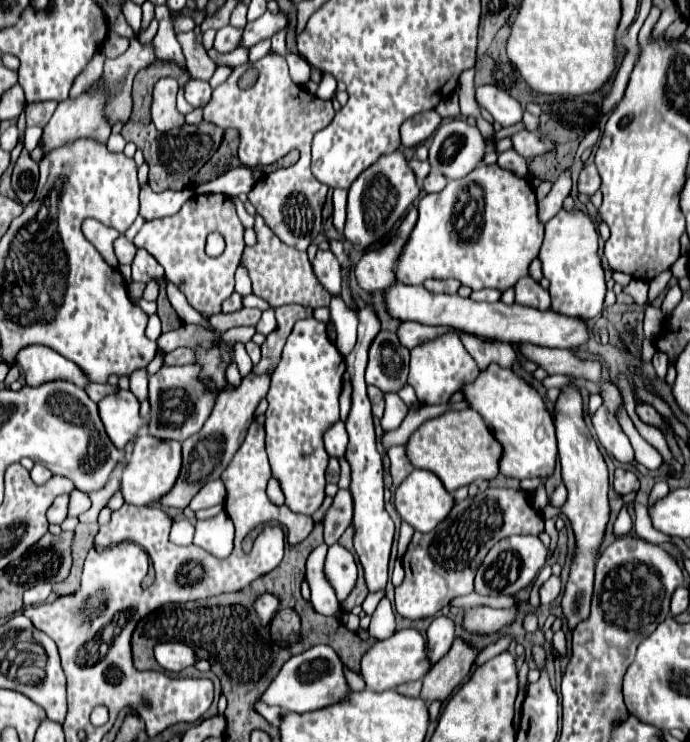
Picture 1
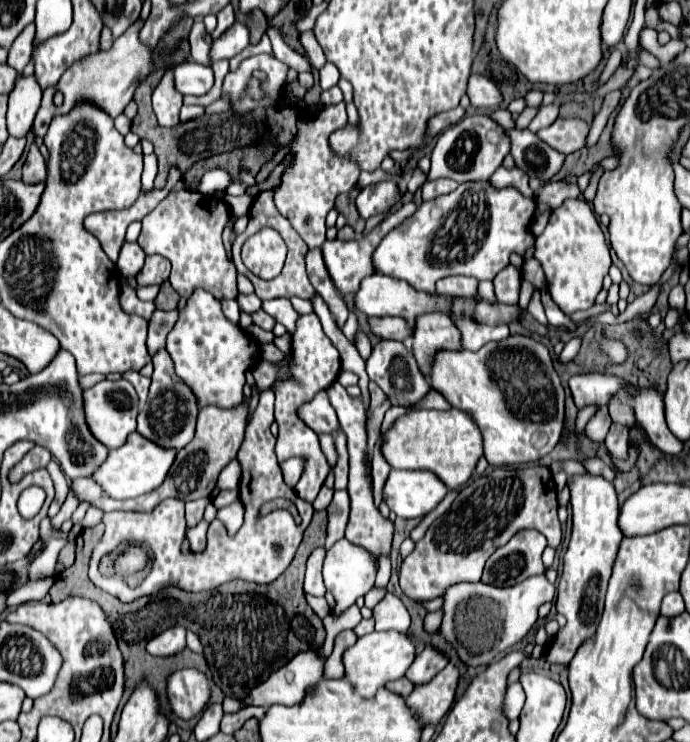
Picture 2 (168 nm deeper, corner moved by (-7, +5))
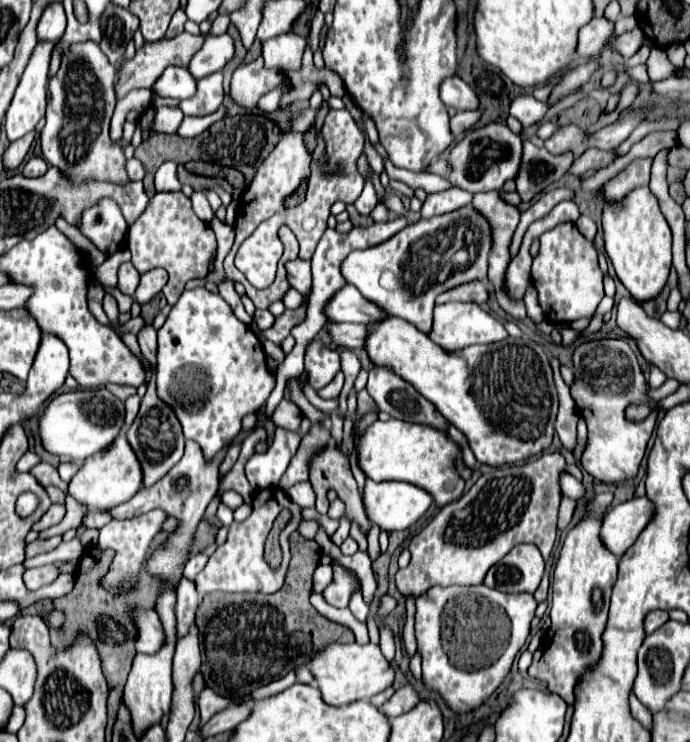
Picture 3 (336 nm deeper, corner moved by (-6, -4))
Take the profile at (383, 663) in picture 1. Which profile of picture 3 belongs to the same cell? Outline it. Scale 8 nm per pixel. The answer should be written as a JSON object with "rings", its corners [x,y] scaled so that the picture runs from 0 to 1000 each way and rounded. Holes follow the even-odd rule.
{"rings":[[[477,867],[465,877],[457,880],[457,885],[448,894],[451,910],[457,915],[457,923],[465,931],[465,942],[474,950],[506,950],[523,942],[538,942],[541,937],[552,934],[570,920],[570,902],[564,891],[552,883],[552,875],[541,867],[520,869],[494,869],[494,867]]]}

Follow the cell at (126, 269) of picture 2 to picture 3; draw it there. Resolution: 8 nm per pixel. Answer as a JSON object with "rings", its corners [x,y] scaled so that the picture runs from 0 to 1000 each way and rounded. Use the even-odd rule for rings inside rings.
{"rings":[[[178,354],[172,360],[172,381],[170,381],[172,392],[193,400],[199,384],[201,384],[201,368],[199,368],[199,363],[193,363],[193,354]]]}

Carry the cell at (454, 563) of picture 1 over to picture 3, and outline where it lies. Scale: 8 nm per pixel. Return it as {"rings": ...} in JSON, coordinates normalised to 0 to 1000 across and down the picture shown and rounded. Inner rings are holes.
{"rings":[[[790,611],[784,616],[772,616],[761,624],[743,624],[743,627],[726,627],[714,629],[709,637],[700,637],[691,651],[671,664],[657,678],[648,678],[628,699],[625,705],[604,718],[596,726],[593,745],[596,759],[590,767],[578,767],[572,775],[575,794],[599,805],[616,799],[628,788],[697,788],[703,772],[717,761],[732,745],[746,737],[749,732],[775,732],[790,753],[796,753],[804,718],[807,718],[807,686],[813,678],[813,654],[810,643],[813,637],[828,637],[842,648],[842,632],[836,627],[825,627],[813,611]]]}

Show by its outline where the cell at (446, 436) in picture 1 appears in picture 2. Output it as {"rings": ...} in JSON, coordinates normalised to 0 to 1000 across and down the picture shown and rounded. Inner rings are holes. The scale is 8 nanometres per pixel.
{"rings":[[[652,550],[646,555],[594,553],[557,585],[554,609],[568,631],[626,633],[652,660],[672,655],[681,647],[693,620],[701,615],[693,571],[684,561],[678,561],[678,555],[664,550]]]}

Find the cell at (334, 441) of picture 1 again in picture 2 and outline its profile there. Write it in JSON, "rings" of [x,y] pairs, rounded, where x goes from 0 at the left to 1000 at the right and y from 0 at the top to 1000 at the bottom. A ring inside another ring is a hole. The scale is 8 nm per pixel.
{"rings":[[[464,528],[461,534],[455,534],[455,539],[449,539],[449,544],[441,544],[435,550],[435,561],[458,585],[487,588],[487,582],[493,580],[490,561],[487,561],[472,528]]]}

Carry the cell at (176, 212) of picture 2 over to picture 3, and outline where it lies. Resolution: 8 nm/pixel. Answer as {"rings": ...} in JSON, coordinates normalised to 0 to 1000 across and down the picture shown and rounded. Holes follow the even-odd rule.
{"rings":[[[228,257],[216,268],[210,287],[204,287],[204,292],[187,306],[187,336],[193,341],[190,354],[199,365],[236,360],[245,368],[236,398],[251,414],[274,376],[300,373],[300,357],[312,344],[314,322],[309,309],[280,287],[274,265],[268,265],[262,257]]]}

